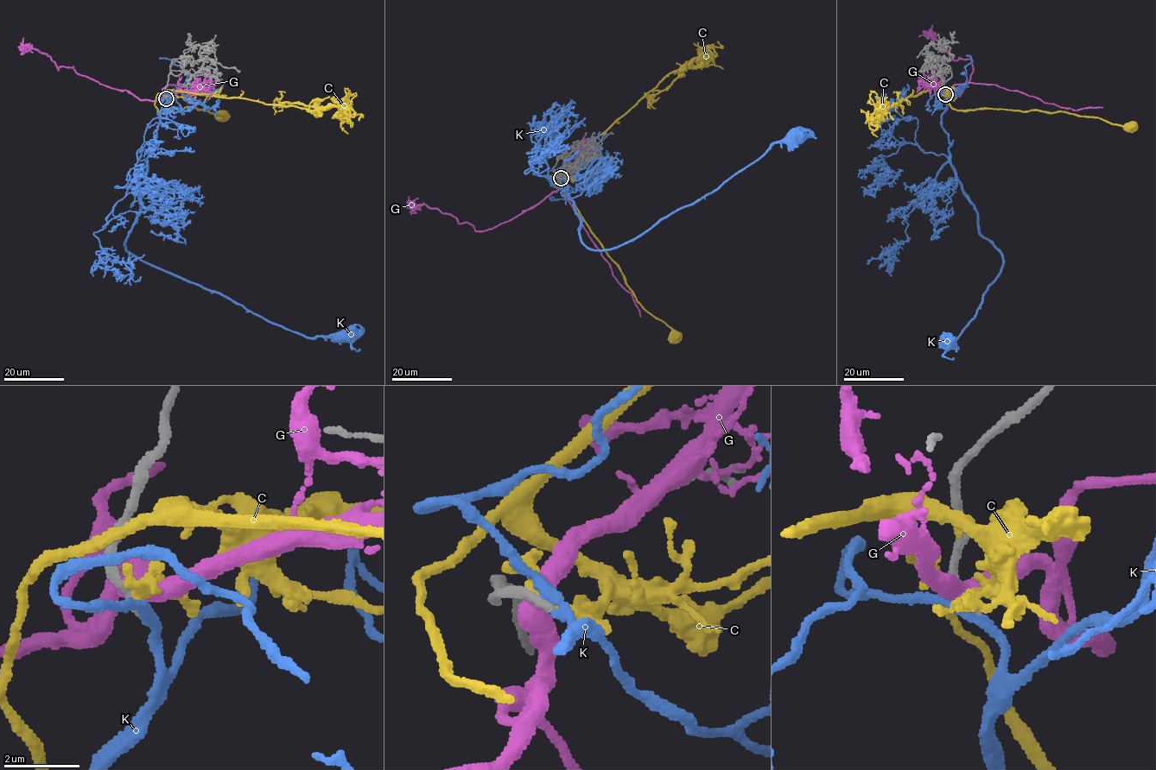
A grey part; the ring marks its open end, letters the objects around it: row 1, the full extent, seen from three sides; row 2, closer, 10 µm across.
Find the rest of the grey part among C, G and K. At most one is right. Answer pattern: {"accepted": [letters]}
{"accepted": ["K"]}

